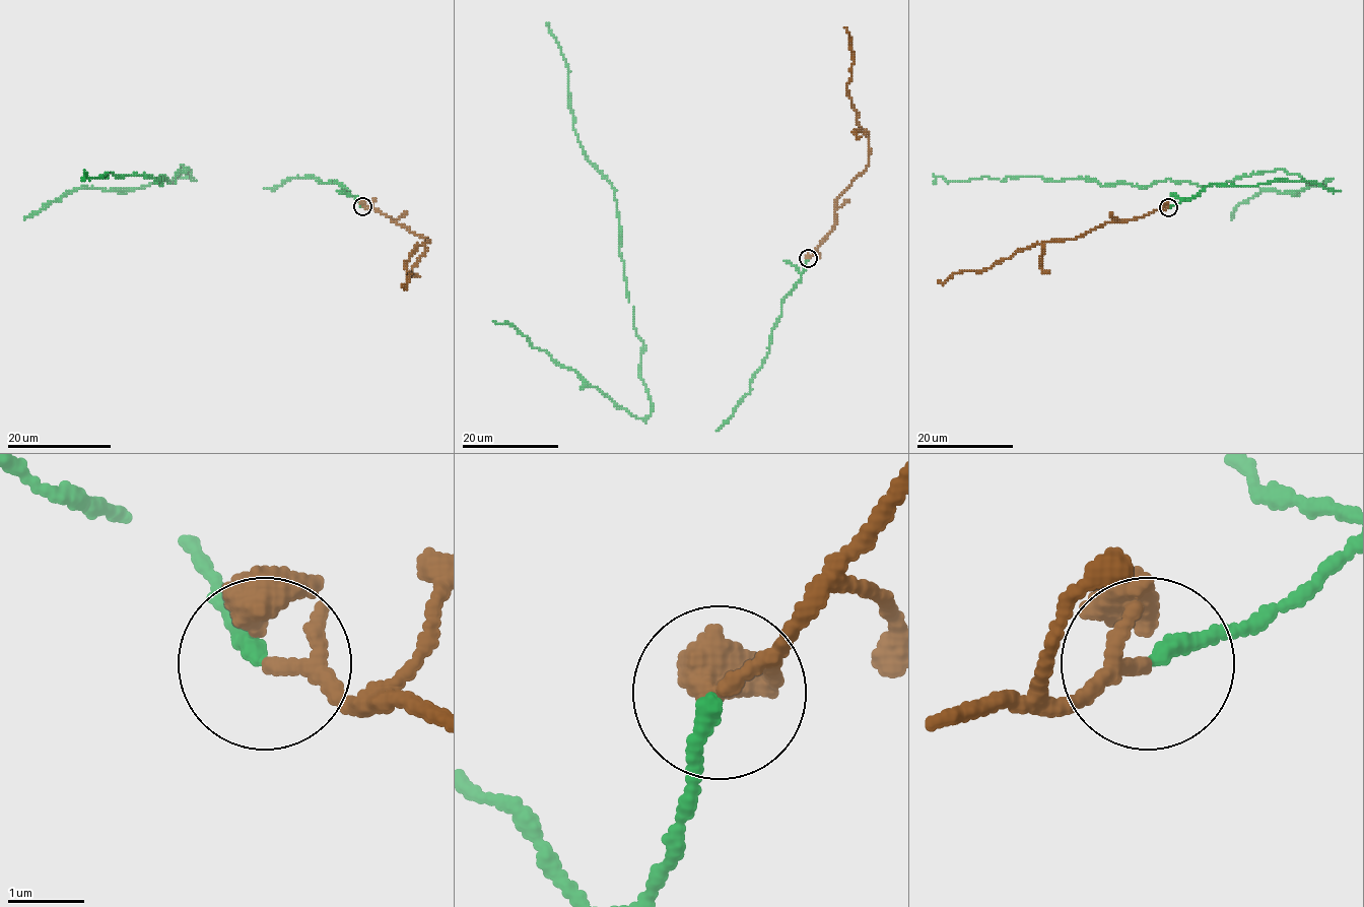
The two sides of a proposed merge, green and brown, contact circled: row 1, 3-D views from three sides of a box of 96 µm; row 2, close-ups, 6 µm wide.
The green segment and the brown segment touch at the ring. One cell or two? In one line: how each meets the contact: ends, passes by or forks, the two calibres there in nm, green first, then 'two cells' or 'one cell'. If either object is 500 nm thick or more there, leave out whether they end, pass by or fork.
green ends | brown passes by | 200/140 nm | one cell

